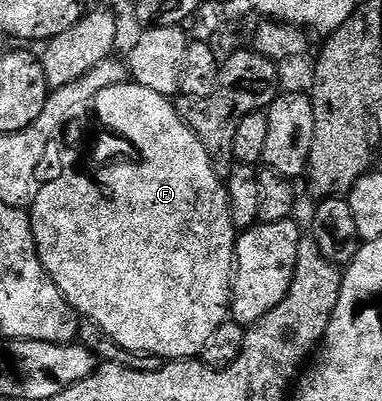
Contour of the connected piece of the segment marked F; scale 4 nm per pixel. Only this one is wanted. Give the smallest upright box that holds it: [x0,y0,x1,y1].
[29,81,237,361]

